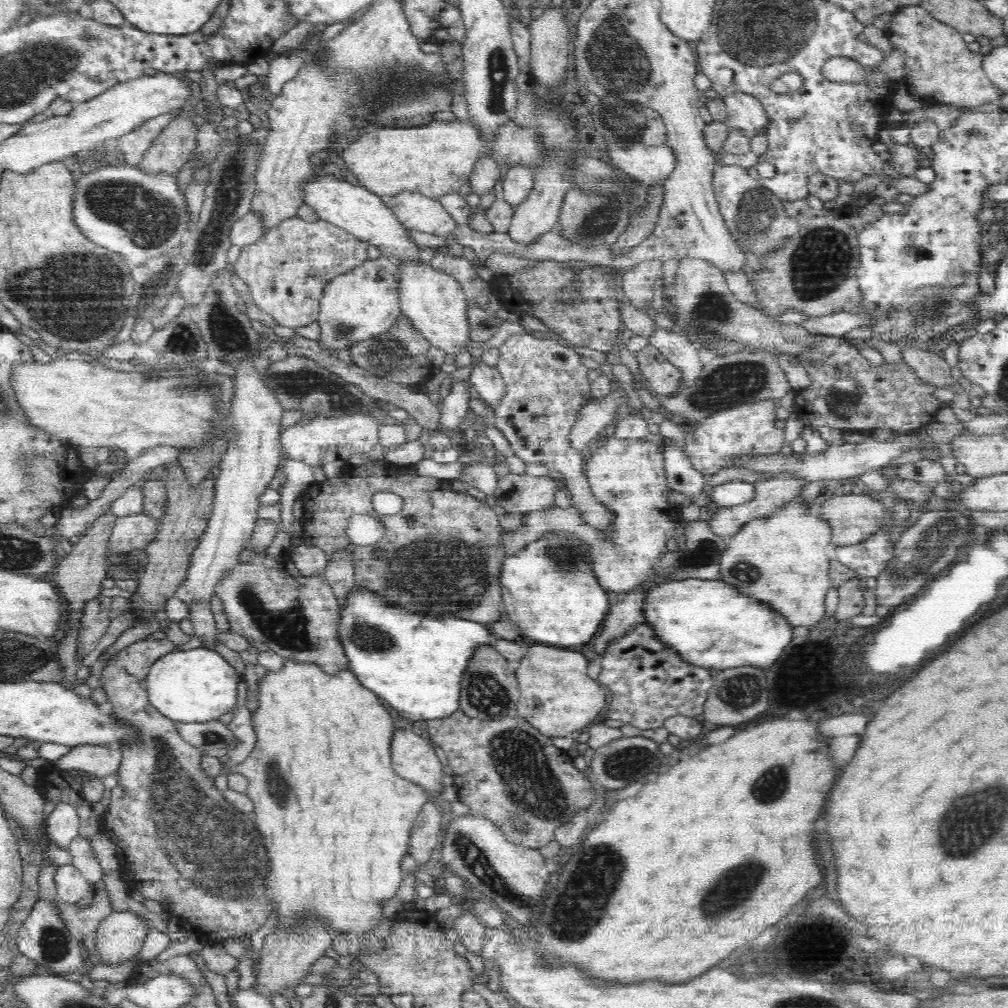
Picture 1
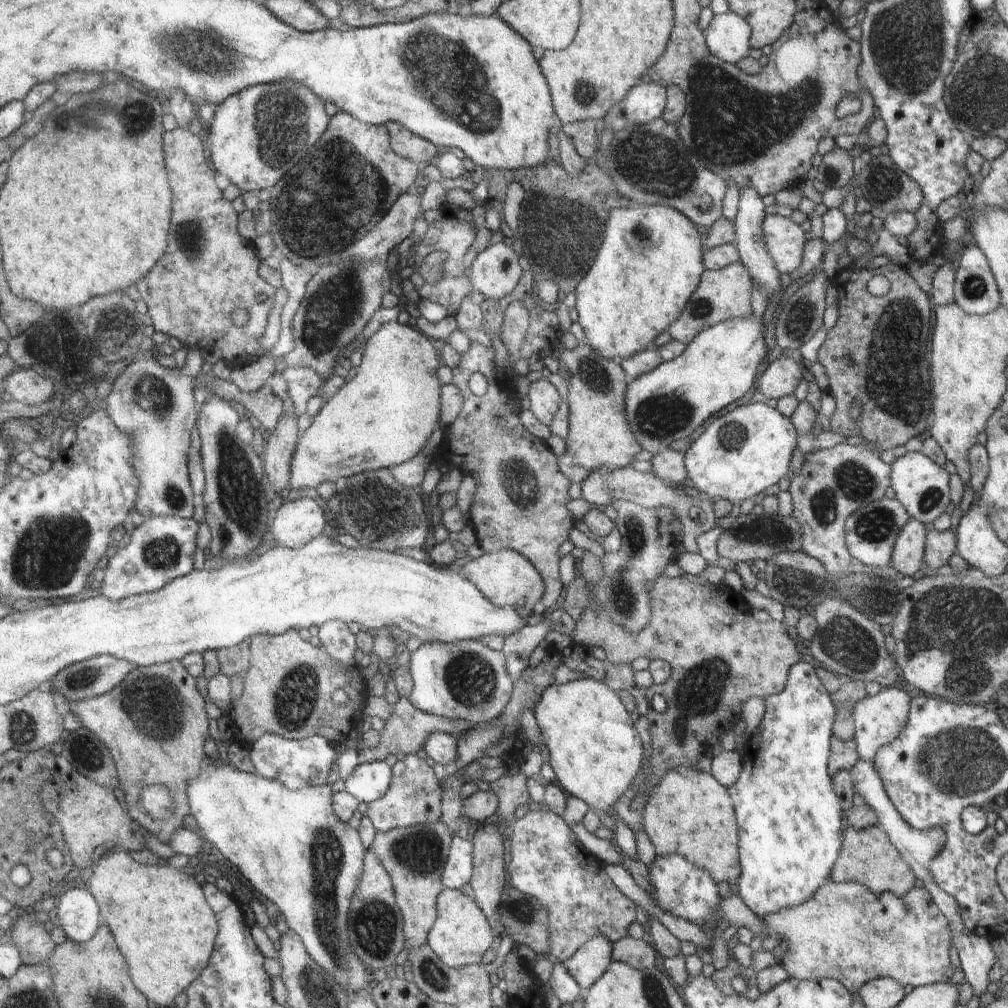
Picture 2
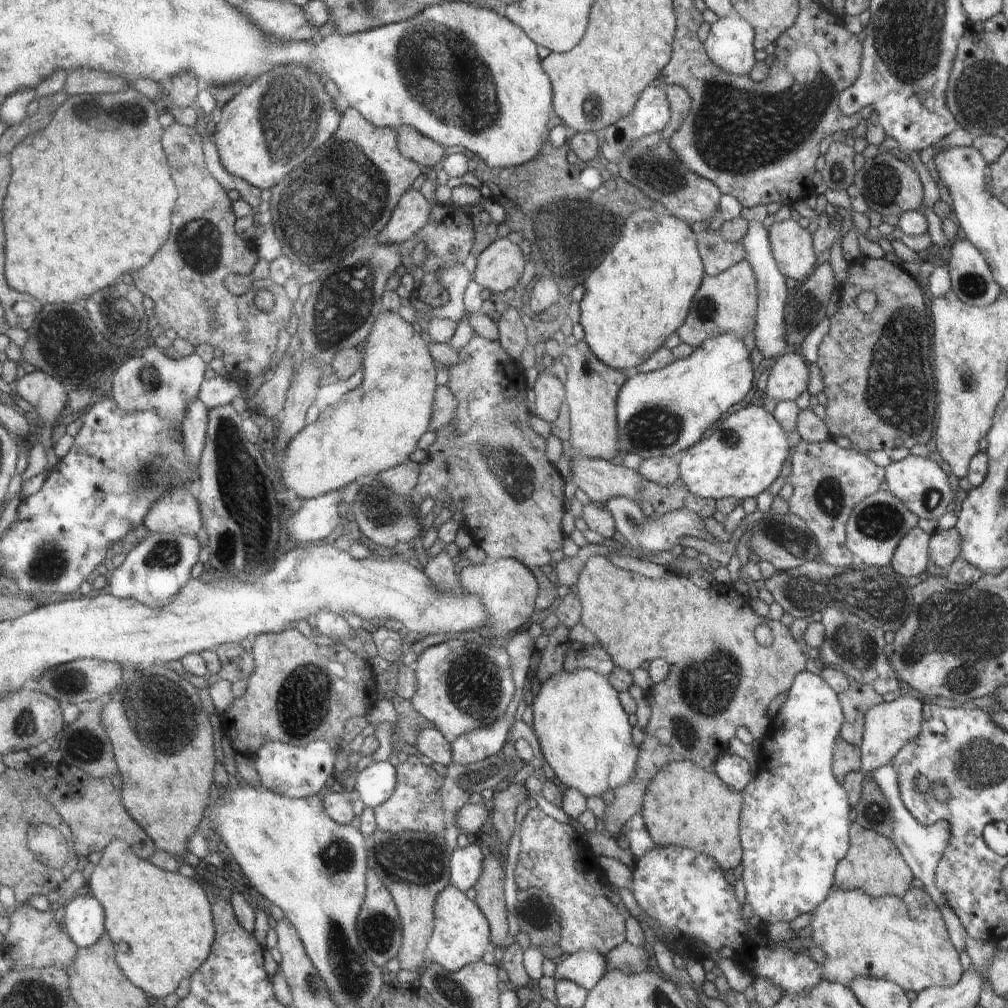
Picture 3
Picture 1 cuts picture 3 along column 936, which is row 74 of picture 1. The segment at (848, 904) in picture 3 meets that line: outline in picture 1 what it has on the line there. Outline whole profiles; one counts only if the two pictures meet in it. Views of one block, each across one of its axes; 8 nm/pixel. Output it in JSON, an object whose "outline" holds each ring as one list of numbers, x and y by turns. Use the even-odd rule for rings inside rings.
{"outline":[[919,4,902,6,894,11,890,26,885,30,885,34,893,47,906,53,906,66,904,66,904,71,906,71,906,76,908,76,908,80,910,80,910,84,914,88,905,86,903,89,918,92,922,96,921,100,924,100,925,104,933,106,934,103,932,100,936,100,936,104,976,108,988,103,997,104,997,101,1002,98,1002,93,998,92,998,87,990,81,984,72,984,55,970,52,966,48,966,42,962,39,960,33,956,32,955,28,934,18,928,10,924,10]]}

